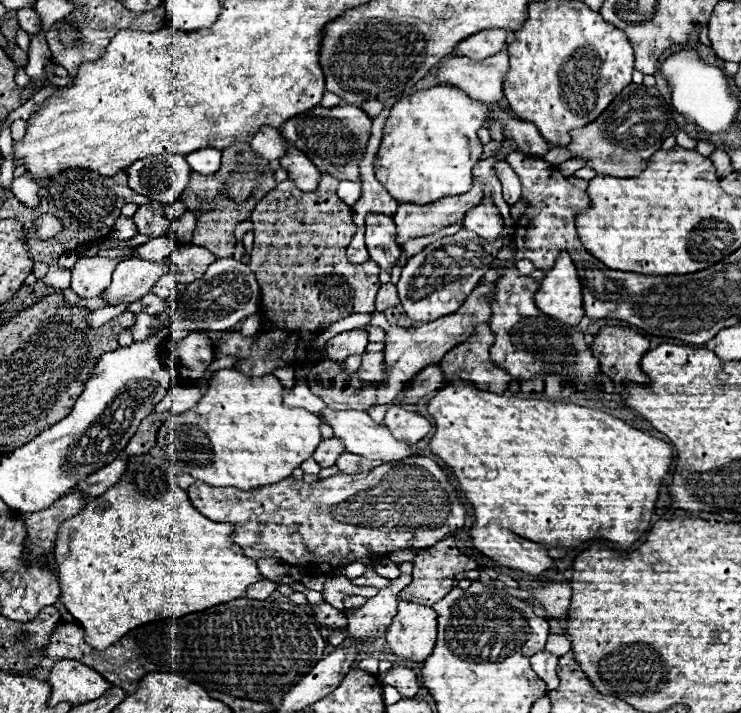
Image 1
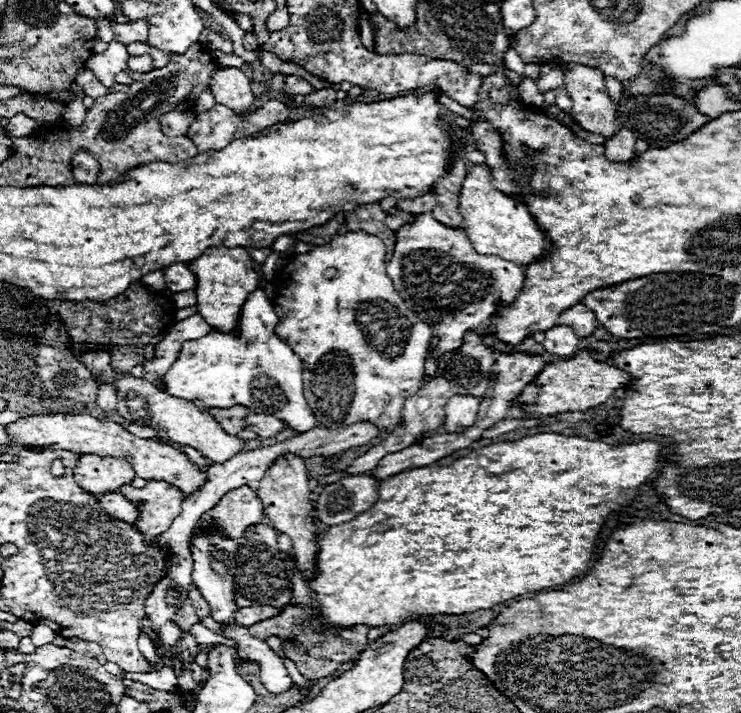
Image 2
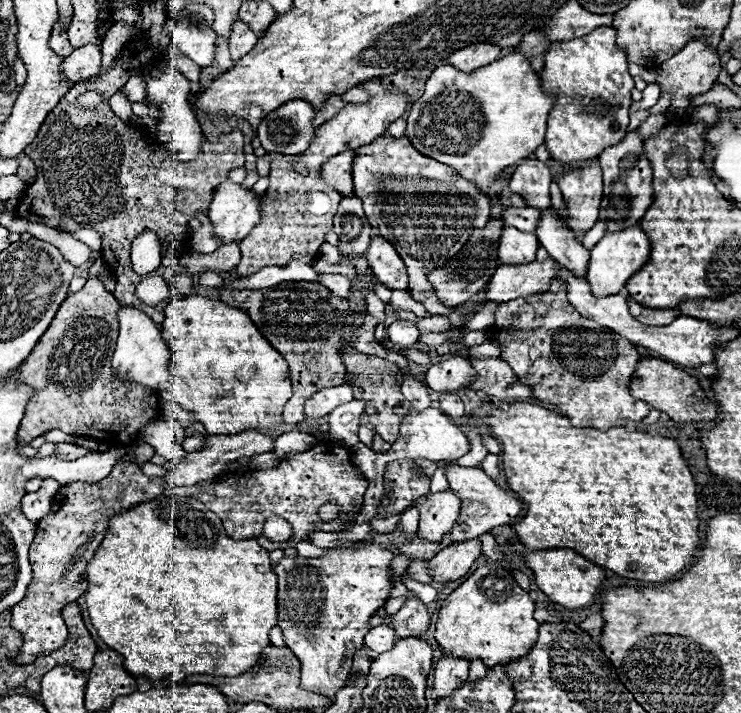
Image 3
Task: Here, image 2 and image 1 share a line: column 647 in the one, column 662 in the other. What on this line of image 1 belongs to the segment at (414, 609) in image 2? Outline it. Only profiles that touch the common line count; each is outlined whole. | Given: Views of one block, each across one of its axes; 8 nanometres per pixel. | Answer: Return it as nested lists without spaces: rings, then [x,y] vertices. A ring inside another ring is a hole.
[[[461,379],[438,390],[428,412],[436,420],[430,450],[446,462],[474,506],[475,521],[470,529],[474,548],[498,564],[538,576],[554,564],[542,544],[578,548],[588,540],[608,540],[624,550],[648,530],[660,482],[672,464],[670,444],[600,410],[564,402],[506,398],[478,390],[474,383]]]

